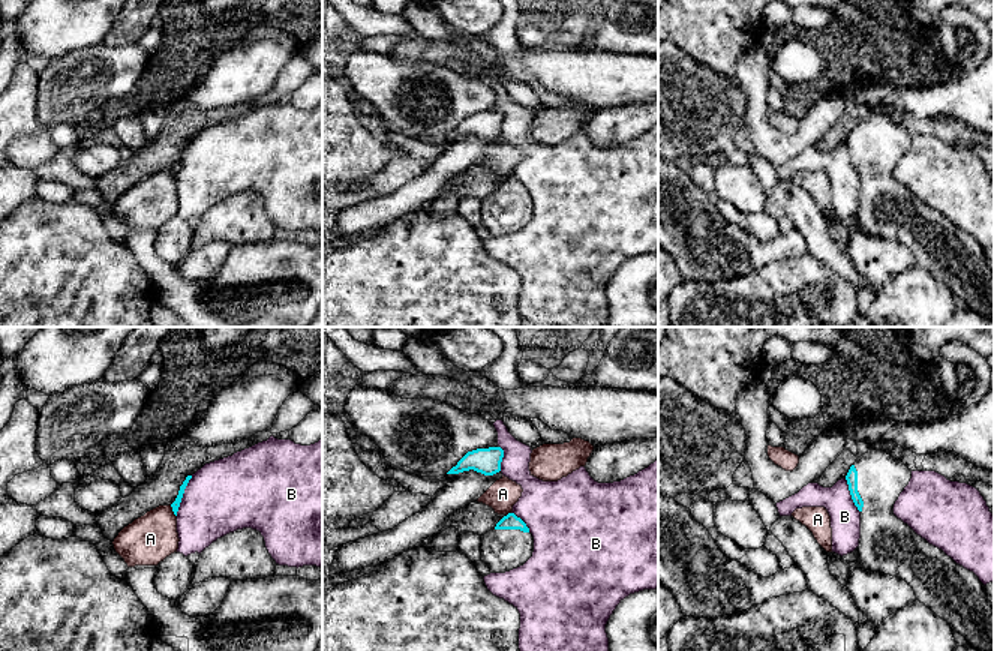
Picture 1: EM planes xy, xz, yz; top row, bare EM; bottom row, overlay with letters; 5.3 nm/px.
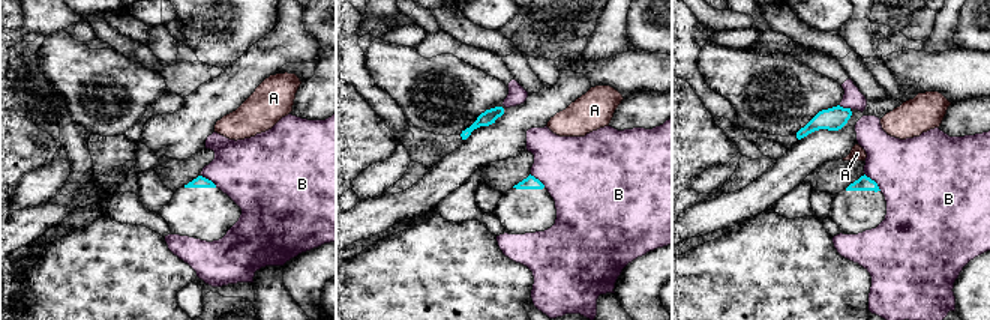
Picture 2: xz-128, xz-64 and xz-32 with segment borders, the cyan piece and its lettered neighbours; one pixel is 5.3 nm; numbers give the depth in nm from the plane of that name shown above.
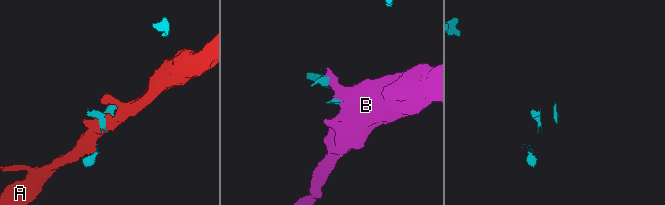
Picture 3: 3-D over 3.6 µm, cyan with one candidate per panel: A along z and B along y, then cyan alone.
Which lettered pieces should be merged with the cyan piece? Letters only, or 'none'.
none

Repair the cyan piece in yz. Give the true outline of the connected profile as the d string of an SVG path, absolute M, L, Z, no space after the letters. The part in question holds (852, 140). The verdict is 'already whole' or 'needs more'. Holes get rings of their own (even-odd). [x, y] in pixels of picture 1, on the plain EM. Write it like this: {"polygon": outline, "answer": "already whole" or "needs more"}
{"polygon": "M870 111L856 123L846 144L852 164L861 176L859 222L850 226L837 224L832 216L828 216L829 236L844 250L856 232L906 244L913 252L916 264L945 284L955 297L963 298L969 309L994 320L994 267L988 264L985 249L973 236L957 228L894 178L894 168L910 142L912 135L901 122L892 122L886 116Z", "answer": "needs more"}

